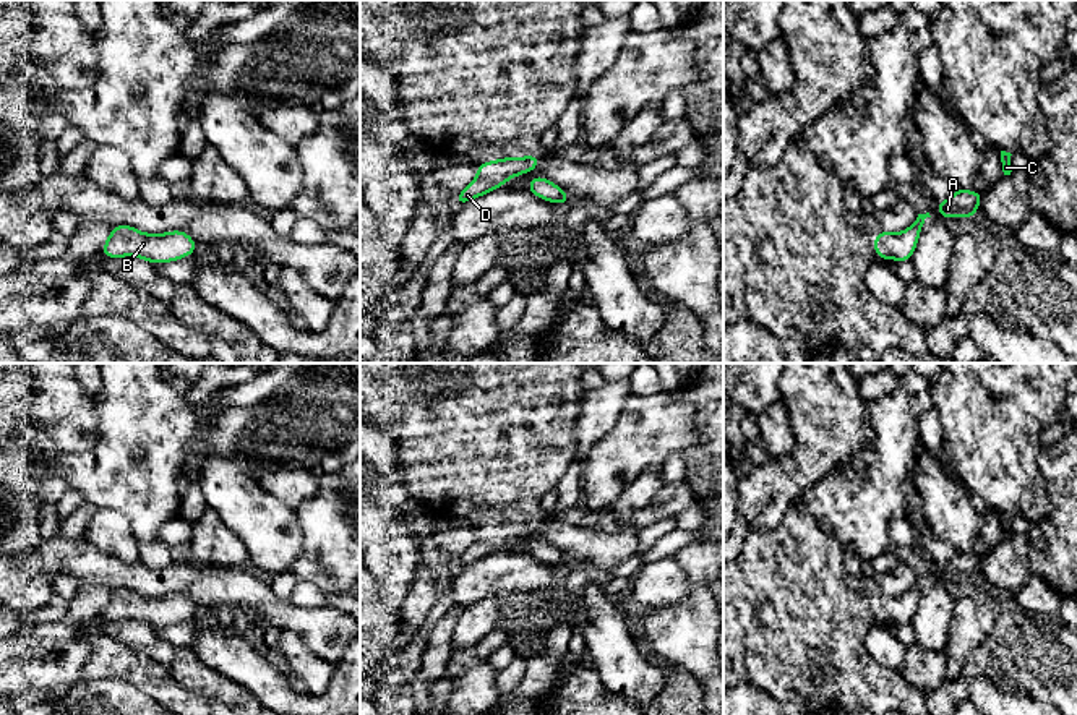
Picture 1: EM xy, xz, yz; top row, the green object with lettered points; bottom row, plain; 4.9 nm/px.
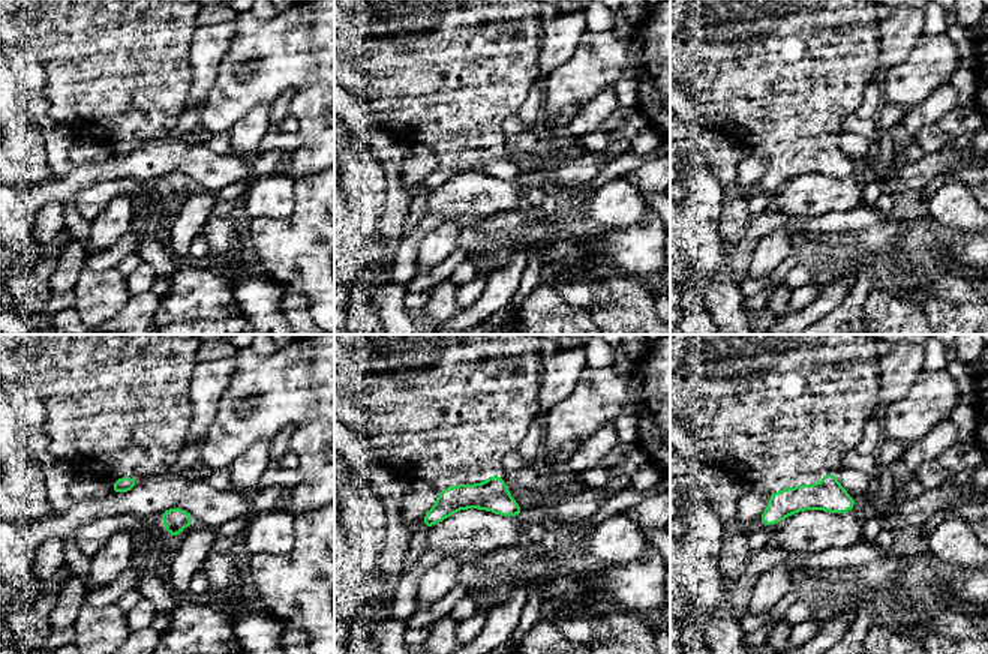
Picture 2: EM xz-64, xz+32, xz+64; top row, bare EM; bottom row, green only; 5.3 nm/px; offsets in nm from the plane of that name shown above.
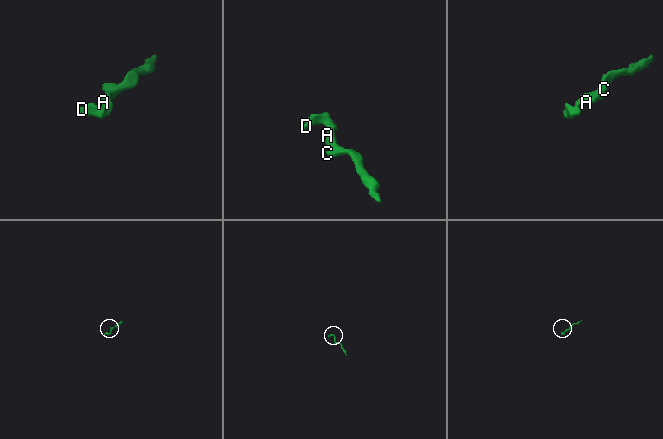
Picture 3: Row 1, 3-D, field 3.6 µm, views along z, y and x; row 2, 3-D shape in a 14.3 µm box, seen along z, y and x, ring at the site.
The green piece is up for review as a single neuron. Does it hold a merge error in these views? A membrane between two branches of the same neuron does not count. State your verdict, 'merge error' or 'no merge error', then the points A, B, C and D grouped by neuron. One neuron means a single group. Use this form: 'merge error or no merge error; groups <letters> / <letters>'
no merge error; groups A B C D

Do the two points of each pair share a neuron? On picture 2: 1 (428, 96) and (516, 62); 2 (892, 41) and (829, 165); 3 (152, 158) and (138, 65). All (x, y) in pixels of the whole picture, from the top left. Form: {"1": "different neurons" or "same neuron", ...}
{"1": "same neuron", "2": "different neurons", "3": "different neurons"}

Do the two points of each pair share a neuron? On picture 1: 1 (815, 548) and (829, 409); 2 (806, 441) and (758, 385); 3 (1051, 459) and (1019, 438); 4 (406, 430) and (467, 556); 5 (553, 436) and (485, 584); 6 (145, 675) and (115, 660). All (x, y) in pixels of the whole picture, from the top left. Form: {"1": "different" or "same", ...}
{"1": "different", "2": "different", "3": "different", "4": "same", "5": "different", "6": "same"}

